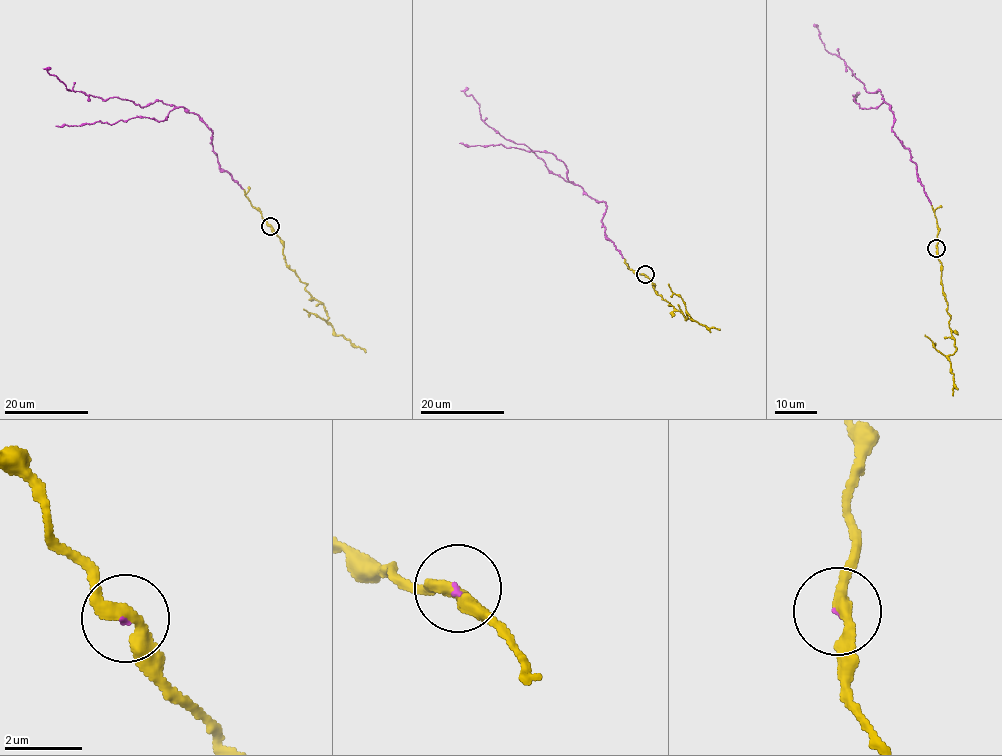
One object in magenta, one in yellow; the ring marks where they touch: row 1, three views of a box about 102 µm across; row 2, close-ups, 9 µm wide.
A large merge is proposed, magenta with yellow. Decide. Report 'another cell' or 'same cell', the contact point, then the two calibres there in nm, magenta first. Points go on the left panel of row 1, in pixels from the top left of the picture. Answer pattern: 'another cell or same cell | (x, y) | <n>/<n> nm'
same cell | (270, 226) | 50/320 nm

